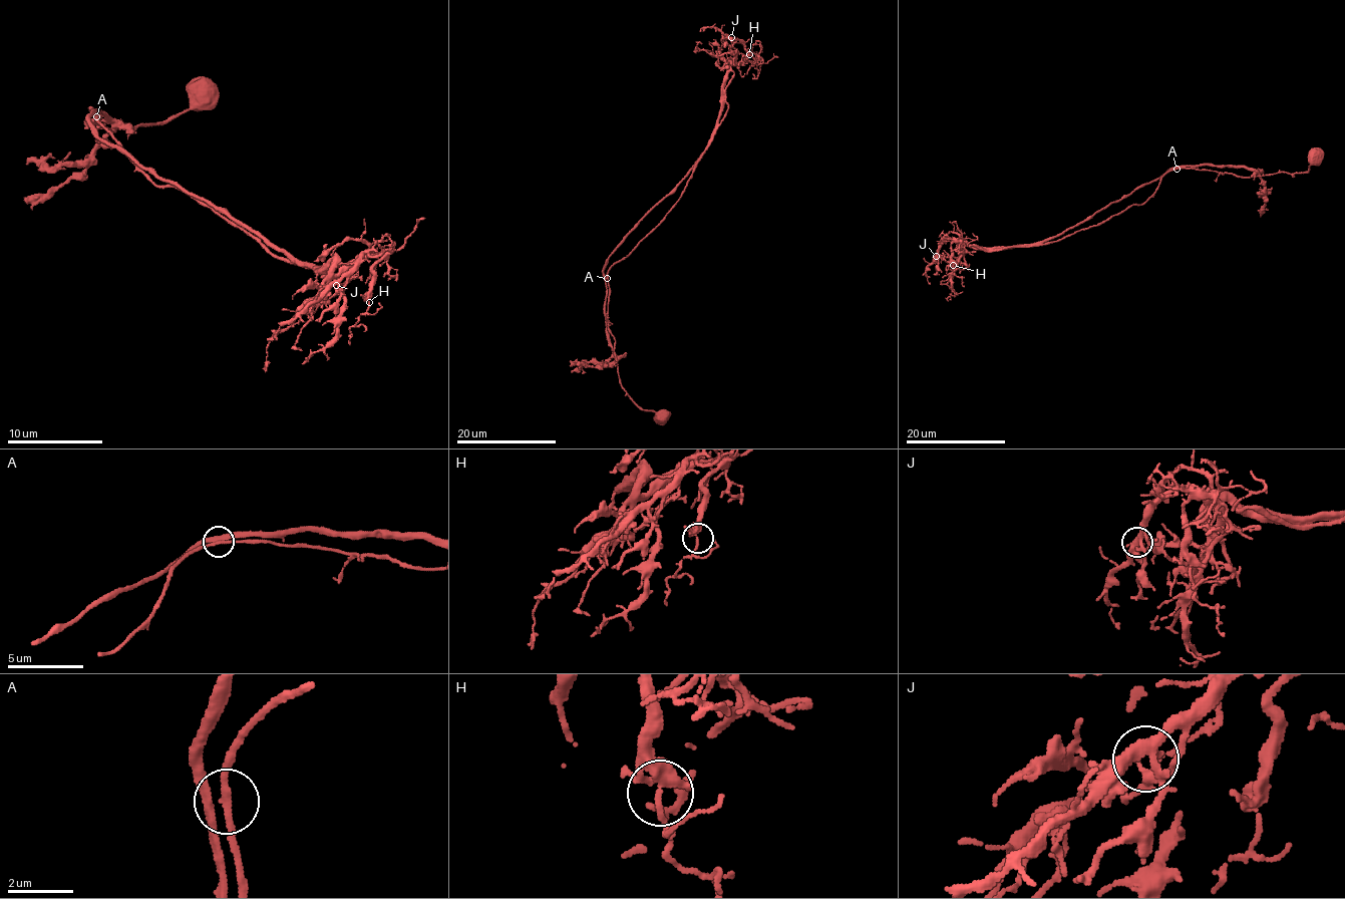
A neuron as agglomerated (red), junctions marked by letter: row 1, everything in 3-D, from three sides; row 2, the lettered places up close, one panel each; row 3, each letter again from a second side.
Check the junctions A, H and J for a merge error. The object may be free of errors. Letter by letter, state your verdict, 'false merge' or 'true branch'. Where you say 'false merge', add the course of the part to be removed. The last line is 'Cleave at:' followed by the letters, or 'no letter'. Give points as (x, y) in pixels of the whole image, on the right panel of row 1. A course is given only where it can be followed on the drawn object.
A: true branch
H: true branch
J: true branch
Cleave at: no letter

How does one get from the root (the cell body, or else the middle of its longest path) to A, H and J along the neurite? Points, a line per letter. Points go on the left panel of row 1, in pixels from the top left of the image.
A: (205, 91), (198, 91), (198, 101), (191, 108), (161, 122), (123, 122), (109, 132), (97, 122), (97, 115)
H: (205, 91), (161, 122), (109, 132), (90, 115), (90, 127), (312, 269), (381, 257), (369, 302)
J: (205, 91), (161, 122), (109, 132), (90, 115), (90, 127), (291, 259), (355, 266), (367, 252), (336, 285)

